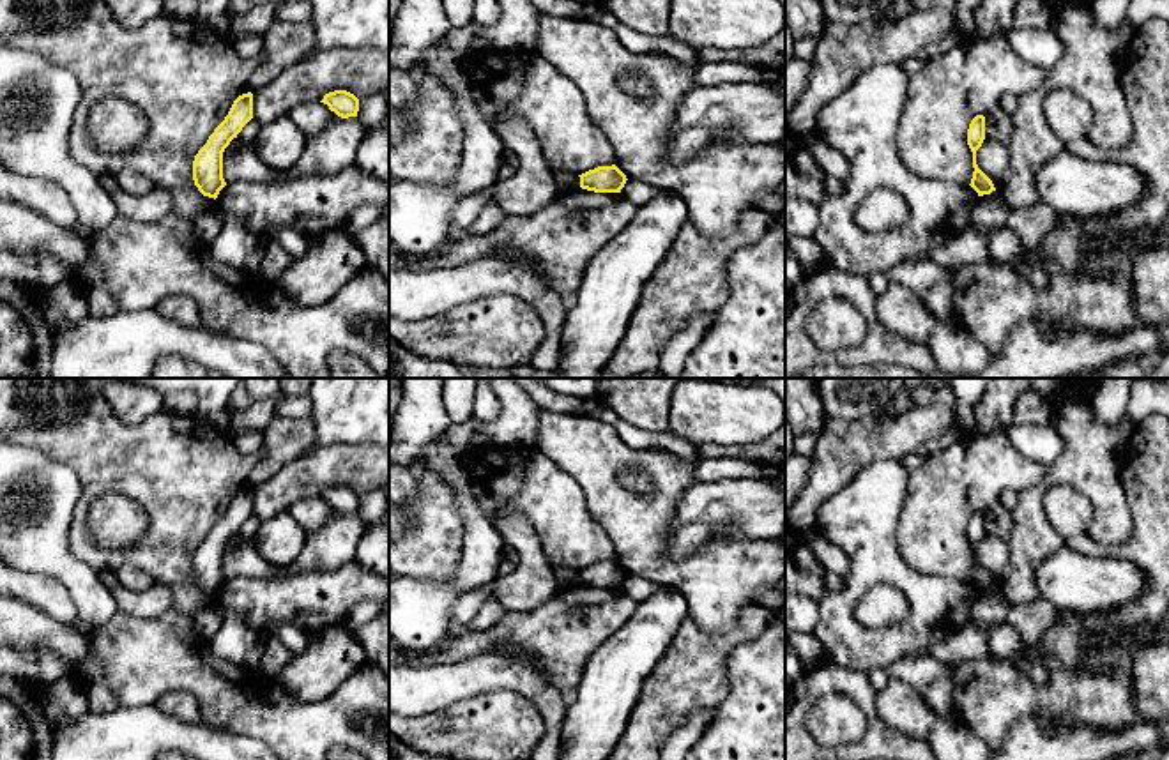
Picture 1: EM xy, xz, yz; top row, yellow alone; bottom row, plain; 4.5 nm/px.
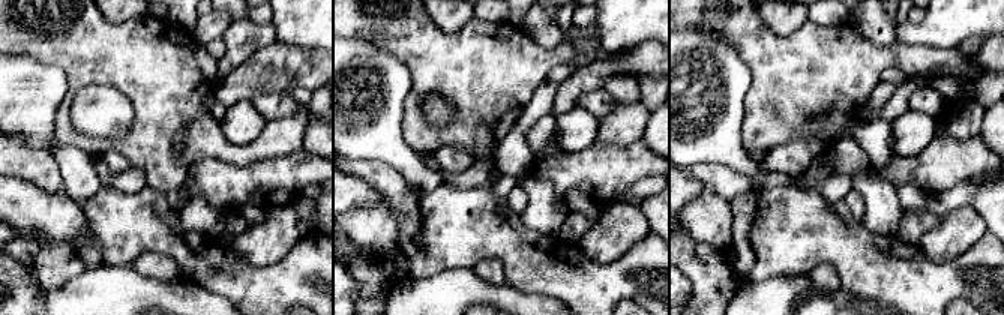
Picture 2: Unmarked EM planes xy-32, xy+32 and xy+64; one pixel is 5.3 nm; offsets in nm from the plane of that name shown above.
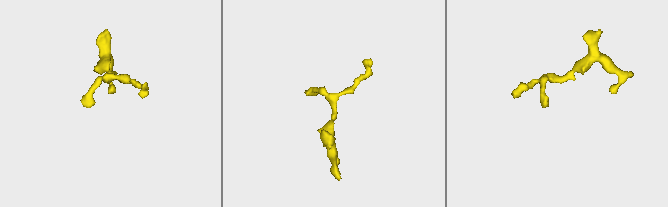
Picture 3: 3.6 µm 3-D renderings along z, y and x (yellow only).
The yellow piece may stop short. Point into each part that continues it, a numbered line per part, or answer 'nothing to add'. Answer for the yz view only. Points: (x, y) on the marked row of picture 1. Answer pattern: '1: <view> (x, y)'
nothing to add

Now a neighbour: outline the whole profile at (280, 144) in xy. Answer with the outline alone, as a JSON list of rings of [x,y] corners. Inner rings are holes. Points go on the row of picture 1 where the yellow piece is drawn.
[[[287,117],[260,127],[255,140],[258,159],[272,170],[290,170],[304,154],[308,136]]]

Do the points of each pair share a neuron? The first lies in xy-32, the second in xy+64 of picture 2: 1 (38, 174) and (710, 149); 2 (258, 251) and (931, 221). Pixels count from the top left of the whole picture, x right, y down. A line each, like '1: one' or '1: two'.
1: two
2: two

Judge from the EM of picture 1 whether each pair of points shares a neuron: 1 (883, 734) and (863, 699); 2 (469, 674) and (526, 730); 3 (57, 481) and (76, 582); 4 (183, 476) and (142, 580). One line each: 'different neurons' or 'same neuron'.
1: same neuron
2: different neurons
3: same neuron
4: different neurons

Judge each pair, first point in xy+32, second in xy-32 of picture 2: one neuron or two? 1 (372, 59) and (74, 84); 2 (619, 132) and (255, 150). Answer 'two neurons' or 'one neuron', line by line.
1: two neurons
2: one neuron

